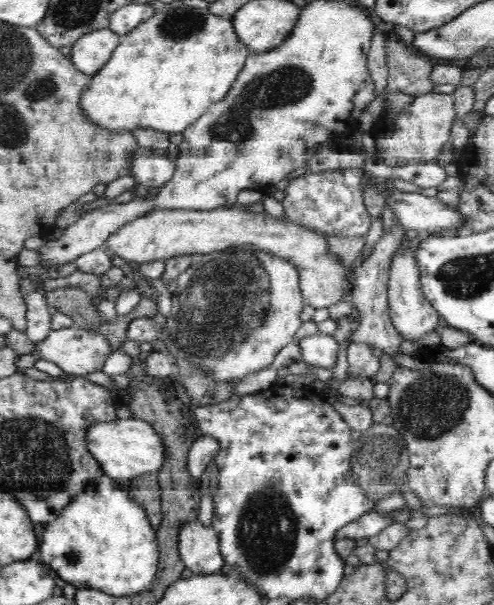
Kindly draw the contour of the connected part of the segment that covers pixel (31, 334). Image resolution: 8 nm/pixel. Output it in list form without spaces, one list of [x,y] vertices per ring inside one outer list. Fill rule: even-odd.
[[[39,289],[24,296],[24,300],[27,306],[27,329],[25,333],[32,342],[43,341],[52,330],[50,320],[53,316],[50,311],[51,306],[46,302],[45,293]]]

